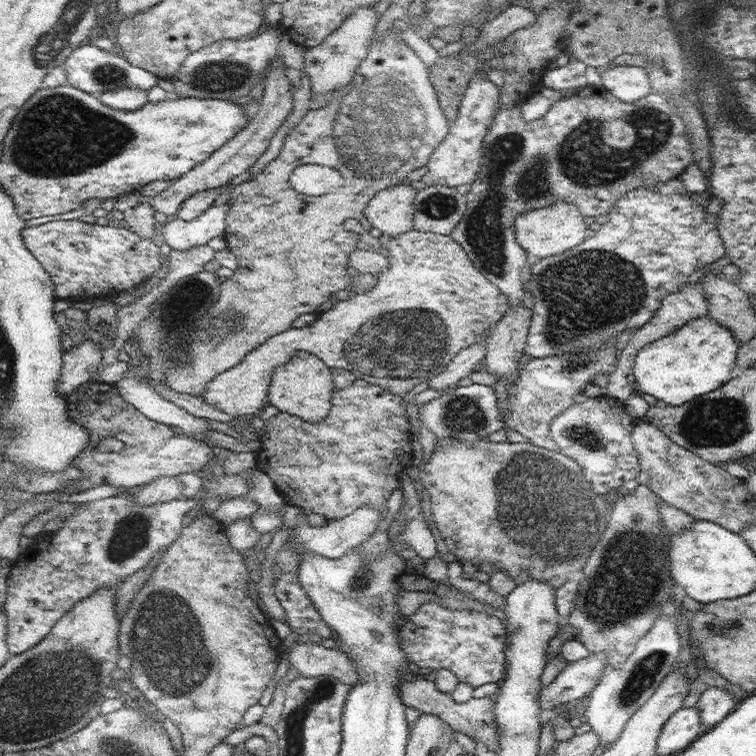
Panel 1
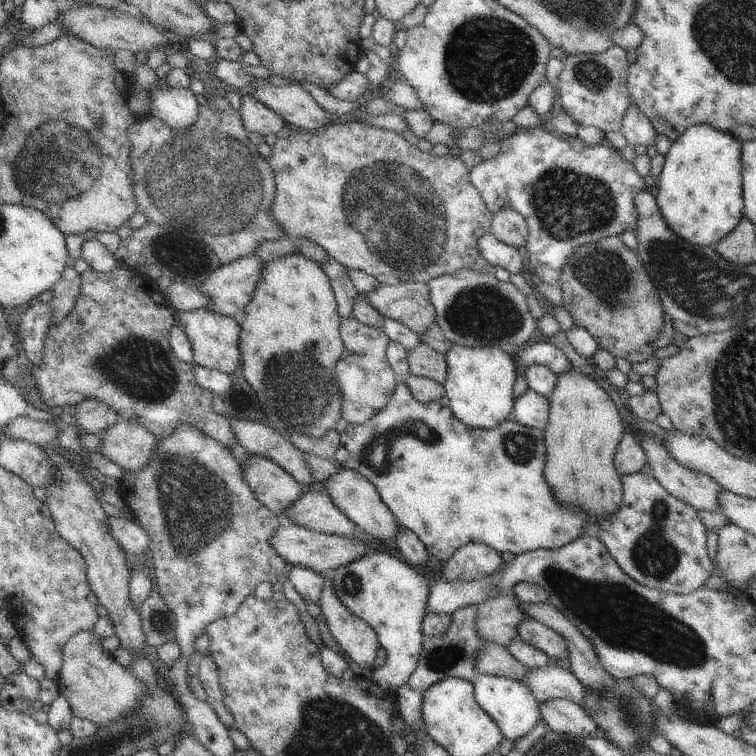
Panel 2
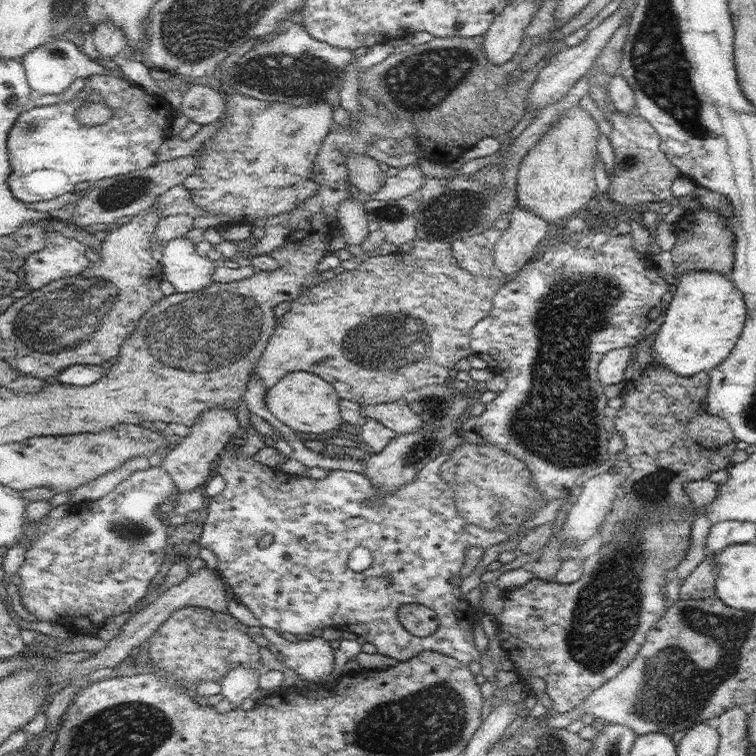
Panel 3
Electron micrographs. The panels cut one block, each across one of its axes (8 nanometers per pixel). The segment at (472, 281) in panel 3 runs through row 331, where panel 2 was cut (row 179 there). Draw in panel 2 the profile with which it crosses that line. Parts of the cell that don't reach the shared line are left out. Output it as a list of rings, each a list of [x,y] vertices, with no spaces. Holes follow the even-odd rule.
[[[365,119],[359,121],[344,122],[344,124],[326,124],[320,130],[294,133],[288,137],[278,137],[271,146],[272,156],[269,165],[274,174],[274,200],[270,204],[270,216],[282,226],[284,238],[294,241],[312,240],[318,246],[322,246],[330,257],[350,270],[361,270],[373,276],[380,284],[396,286],[400,282],[427,283],[442,275],[456,274],[464,268],[486,274],[490,272],[493,264],[480,256],[478,250],[478,238],[490,232],[493,216],[482,200],[480,191],[472,184],[471,168],[460,159],[459,156],[437,156],[434,152],[423,152],[414,144],[410,144],[402,135],[386,128],[376,128],[366,124]]]

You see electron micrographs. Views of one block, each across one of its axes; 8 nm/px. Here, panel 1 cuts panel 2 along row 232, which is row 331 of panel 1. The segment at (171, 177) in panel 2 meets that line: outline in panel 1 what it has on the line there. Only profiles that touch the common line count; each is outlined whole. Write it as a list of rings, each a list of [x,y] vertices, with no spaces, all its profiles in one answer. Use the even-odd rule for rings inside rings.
[[[392,26],[384,36],[381,36],[375,41],[371,41],[369,47],[369,53],[366,58],[359,64],[356,69],[352,80],[349,82],[346,88],[340,90],[334,90],[328,97],[326,107],[320,108],[313,106],[302,117],[300,122],[293,127],[288,135],[285,137],[284,145],[280,151],[280,154],[273,160],[271,160],[256,176],[249,181],[241,184],[234,185],[230,189],[230,199],[228,204],[231,209],[226,215],[226,231],[224,233],[227,248],[230,249],[237,258],[238,268],[234,271],[234,274],[229,278],[222,280],[221,291],[219,292],[218,300],[216,300],[206,316],[203,316],[196,324],[196,328],[189,340],[189,354],[188,363],[182,365],[182,367],[174,367],[171,364],[170,368],[163,375],[164,382],[176,392],[188,393],[193,395],[202,395],[205,391],[206,385],[221,372],[227,371],[229,368],[236,366],[242,362],[242,359],[252,352],[259,344],[262,344],[267,338],[274,336],[275,334],[284,332],[290,327],[294,326],[293,322],[295,318],[302,314],[318,313],[321,309],[326,307],[334,297],[341,296],[348,293],[348,288],[353,284],[354,277],[348,273],[349,258],[352,252],[354,252],[360,241],[360,234],[358,232],[352,232],[352,230],[346,230],[344,222],[348,218],[356,218],[360,222],[360,226],[364,228],[365,232],[369,232],[371,224],[365,217],[365,208],[368,202],[372,200],[372,197],[385,188],[390,188],[399,182],[403,182],[406,179],[408,172],[416,170],[416,168],[422,168],[427,166],[427,162],[430,160],[435,148],[446,138],[450,127],[450,122],[442,110],[439,104],[439,98],[431,85],[429,80],[429,69],[424,62],[418,58],[415,51],[413,51],[406,43],[404,39],[401,39],[396,32],[396,28]],[[303,164],[319,164],[328,165],[335,168],[343,176],[342,188],[334,189],[332,192],[323,194],[322,196],[307,196],[296,192],[291,187],[289,178],[293,170]]]

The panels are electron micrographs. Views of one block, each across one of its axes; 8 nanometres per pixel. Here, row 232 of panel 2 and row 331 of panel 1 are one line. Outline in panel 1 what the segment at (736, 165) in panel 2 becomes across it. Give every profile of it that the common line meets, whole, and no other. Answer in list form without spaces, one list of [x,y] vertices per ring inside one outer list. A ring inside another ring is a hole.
[[[710,315],[690,320],[668,336],[642,347],[632,369],[641,394],[651,394],[666,404],[680,406],[697,396],[720,388],[735,366],[739,342],[729,328]]]

